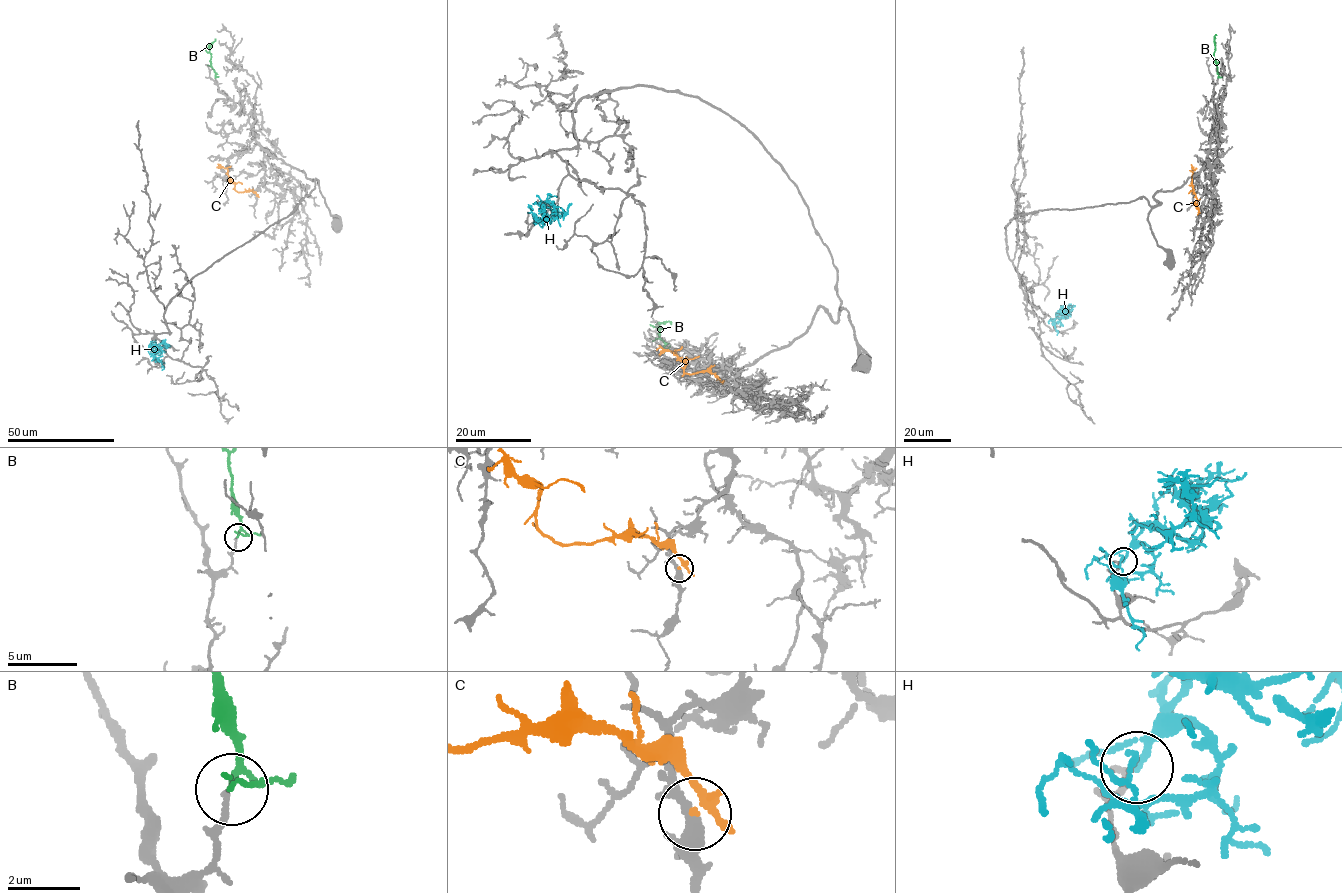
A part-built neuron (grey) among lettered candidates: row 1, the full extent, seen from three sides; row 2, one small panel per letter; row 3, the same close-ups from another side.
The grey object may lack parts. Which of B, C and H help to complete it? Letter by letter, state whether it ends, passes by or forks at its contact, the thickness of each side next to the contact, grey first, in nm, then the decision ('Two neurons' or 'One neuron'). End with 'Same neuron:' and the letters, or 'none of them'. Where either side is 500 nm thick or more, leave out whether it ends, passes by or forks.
B: It passes by. Thickness 160 nm (grey) against 120 nm. One neuron
C: It forks there. Thickness 280 nm (grey) against 150 nm. Two neurons
H: It passes by. Thickness 180 nm (grey) against 130 nm. Two neurons
Same neuron: B

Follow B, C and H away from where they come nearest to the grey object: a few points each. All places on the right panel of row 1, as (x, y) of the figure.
B: (1218, 78), (1213, 56), (1216, 34)
C: (1198, 213), (1191, 183), (1193, 169)
H: (1054, 320), (1058, 314), (1068, 312), (1057, 311)

